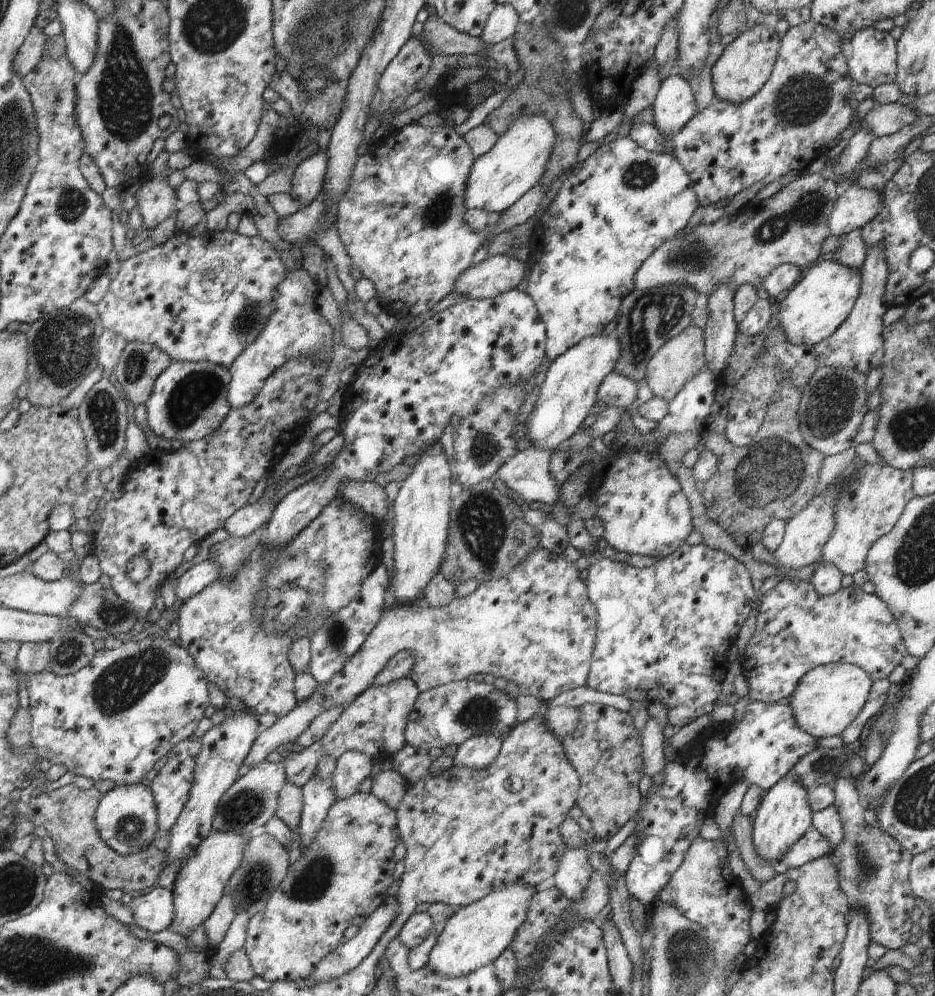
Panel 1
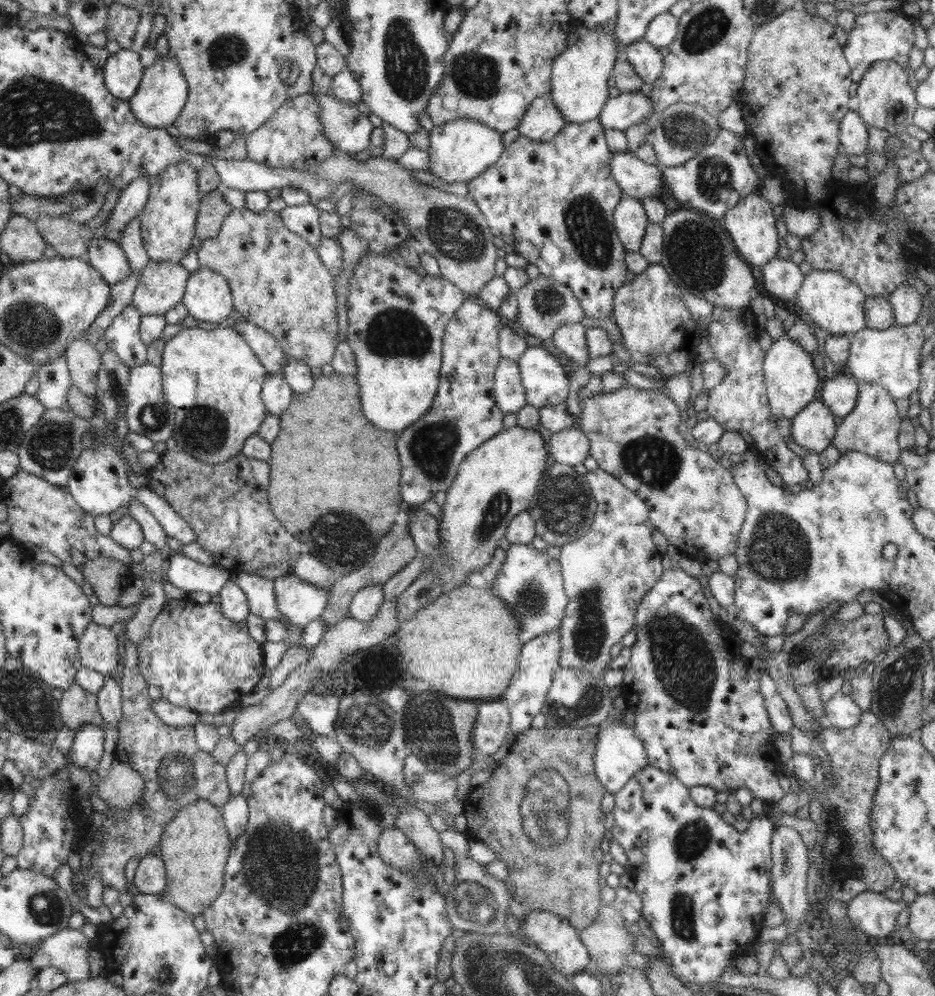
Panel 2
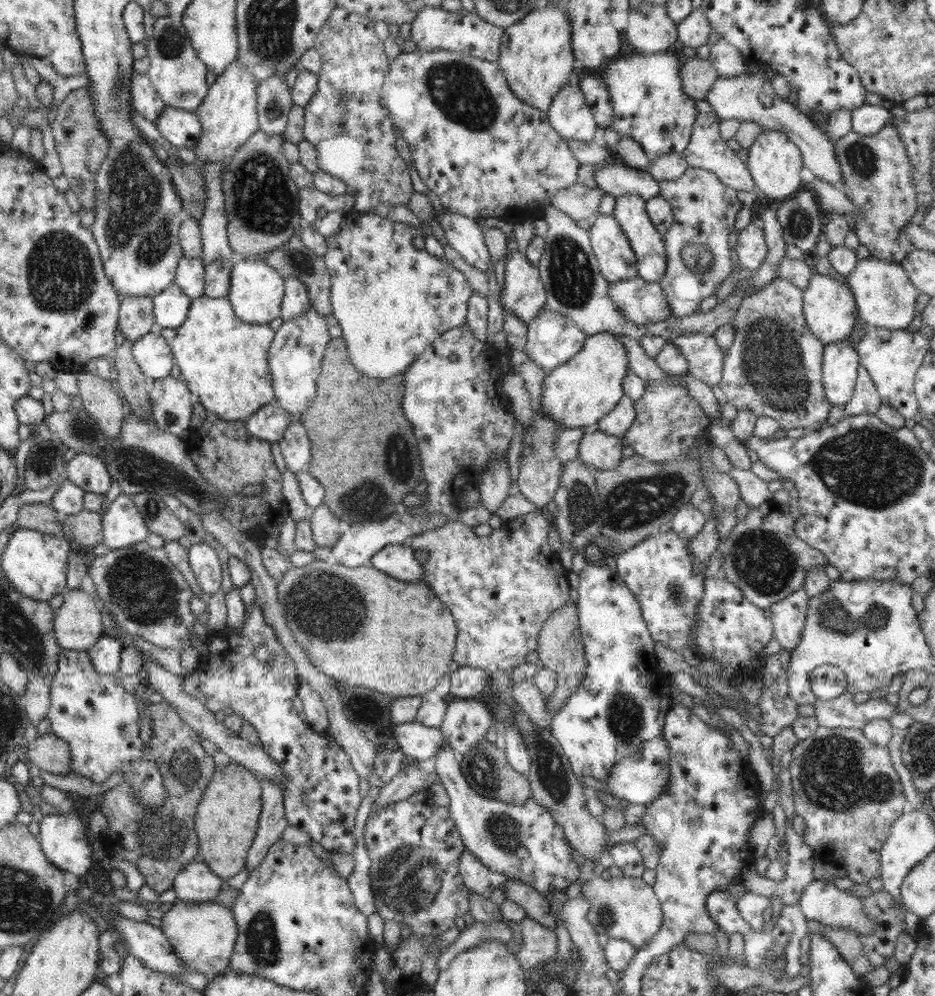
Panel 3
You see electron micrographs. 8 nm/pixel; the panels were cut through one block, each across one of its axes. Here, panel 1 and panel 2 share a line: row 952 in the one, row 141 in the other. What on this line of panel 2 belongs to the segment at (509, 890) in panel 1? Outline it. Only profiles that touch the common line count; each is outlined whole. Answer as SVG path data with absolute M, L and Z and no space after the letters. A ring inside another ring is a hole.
M459 118L444 125L428 126L430 130L430 147L432 165L429 171L444 183L470 183L476 176L494 164L505 149L502 145L502 133L470 118Z

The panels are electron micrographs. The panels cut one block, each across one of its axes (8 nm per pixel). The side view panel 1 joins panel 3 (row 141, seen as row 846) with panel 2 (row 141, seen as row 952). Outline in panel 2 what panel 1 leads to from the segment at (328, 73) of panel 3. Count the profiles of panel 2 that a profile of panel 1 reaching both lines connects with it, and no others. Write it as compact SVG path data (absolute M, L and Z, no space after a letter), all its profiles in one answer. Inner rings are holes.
M312 93L289 98L278 110L266 120L260 128L245 135L247 158L274 168L289 168L308 171L317 167L328 156L334 155L335 146L324 134L319 119L319 104Z

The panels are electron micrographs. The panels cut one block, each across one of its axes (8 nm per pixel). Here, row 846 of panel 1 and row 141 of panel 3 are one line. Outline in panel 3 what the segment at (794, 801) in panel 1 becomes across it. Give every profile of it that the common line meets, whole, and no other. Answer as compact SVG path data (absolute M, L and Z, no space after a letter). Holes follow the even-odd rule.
M763 129L762 134L757 136L756 140L750 145L748 152L748 171L757 189L762 191L762 195L768 199L768 202L776 205L786 201L805 187L800 177L801 170L804 167L801 152L783 132Z

